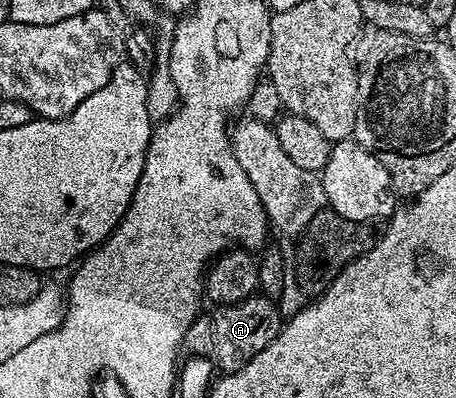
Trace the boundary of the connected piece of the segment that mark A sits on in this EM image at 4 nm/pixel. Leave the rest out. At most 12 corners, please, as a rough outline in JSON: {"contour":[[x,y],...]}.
{"contour":[[261,293],[212,315],[212,358],[239,371],[280,333],[279,304]]}

